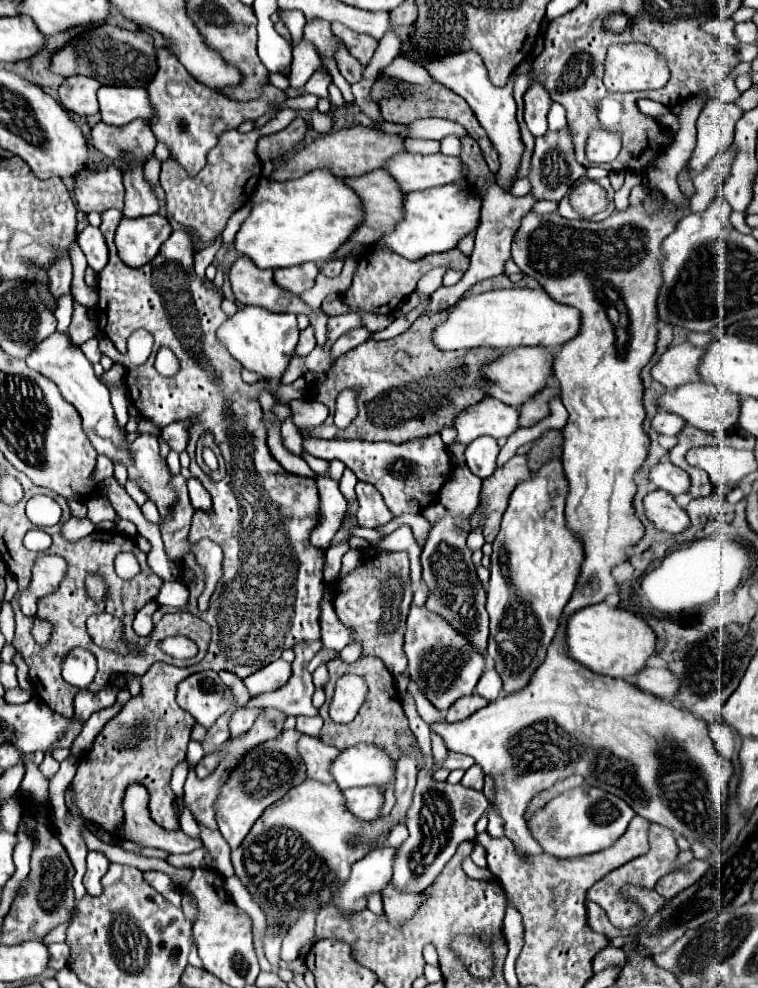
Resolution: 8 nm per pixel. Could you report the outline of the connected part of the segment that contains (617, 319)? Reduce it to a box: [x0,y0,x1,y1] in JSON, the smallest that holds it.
[513,206,687,622]

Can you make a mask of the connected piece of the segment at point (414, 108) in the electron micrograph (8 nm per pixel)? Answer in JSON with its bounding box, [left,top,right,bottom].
[379,82,499,172]

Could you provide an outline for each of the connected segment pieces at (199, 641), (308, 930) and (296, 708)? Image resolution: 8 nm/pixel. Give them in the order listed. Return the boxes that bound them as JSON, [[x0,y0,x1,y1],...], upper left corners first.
[[149,612,209,662],[283,910,315,962],[247,660,317,716]]

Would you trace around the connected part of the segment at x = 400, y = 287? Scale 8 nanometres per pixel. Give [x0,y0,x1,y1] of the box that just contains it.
[341,246,469,314]

